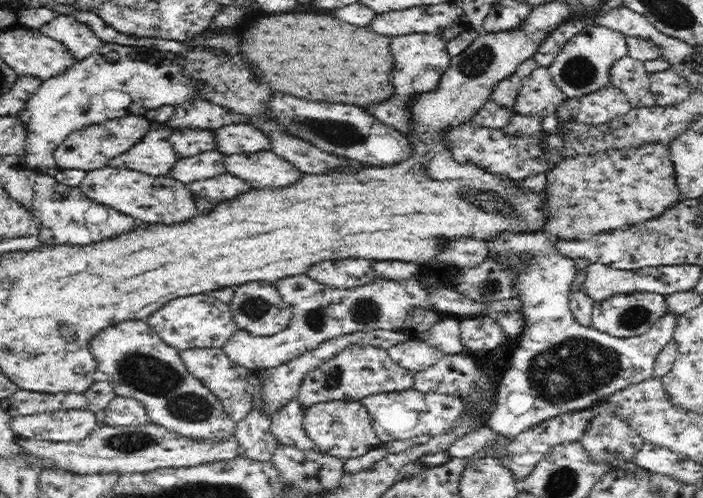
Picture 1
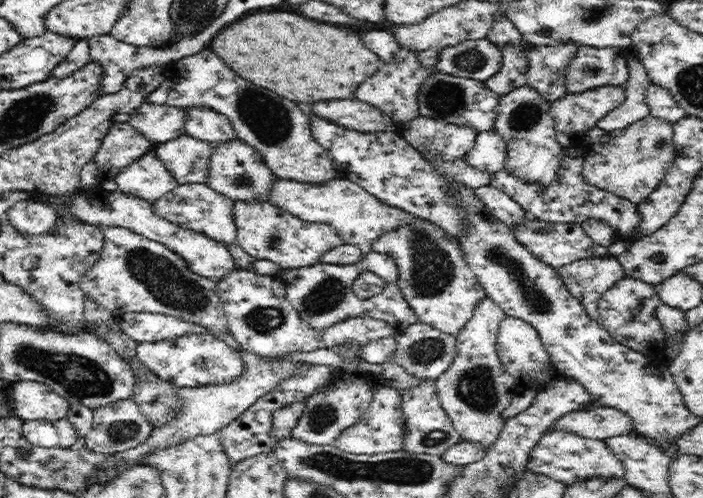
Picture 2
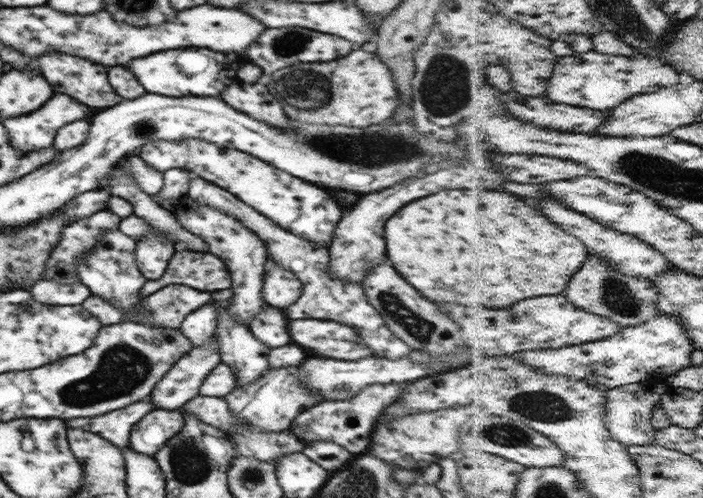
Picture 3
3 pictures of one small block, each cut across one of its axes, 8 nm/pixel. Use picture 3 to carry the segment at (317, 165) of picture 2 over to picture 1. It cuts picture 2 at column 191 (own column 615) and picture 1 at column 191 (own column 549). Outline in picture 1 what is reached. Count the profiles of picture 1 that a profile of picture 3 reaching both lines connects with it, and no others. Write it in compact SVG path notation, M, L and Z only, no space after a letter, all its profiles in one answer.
M103 42L90 56L79 60L64 74L41 81L38 88L27 98L25 107L17 114L17 119L25 130L23 156L28 166L37 175L50 175L58 169L55 163L58 146L74 131L103 123L105 120L128 115L147 115L150 109L160 105L177 105L196 96L189 80L181 75L181 68L169 56L157 49L139 46L122 46Z

